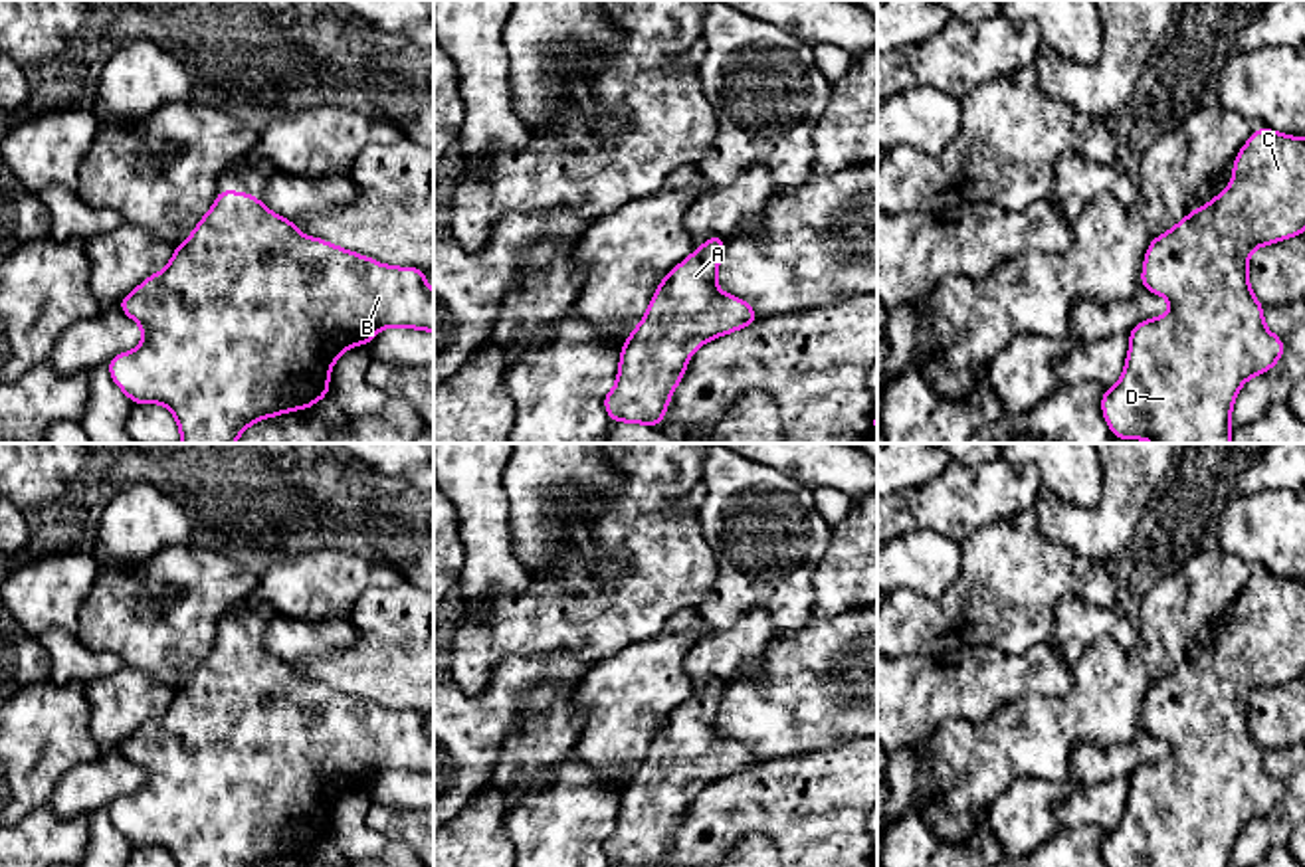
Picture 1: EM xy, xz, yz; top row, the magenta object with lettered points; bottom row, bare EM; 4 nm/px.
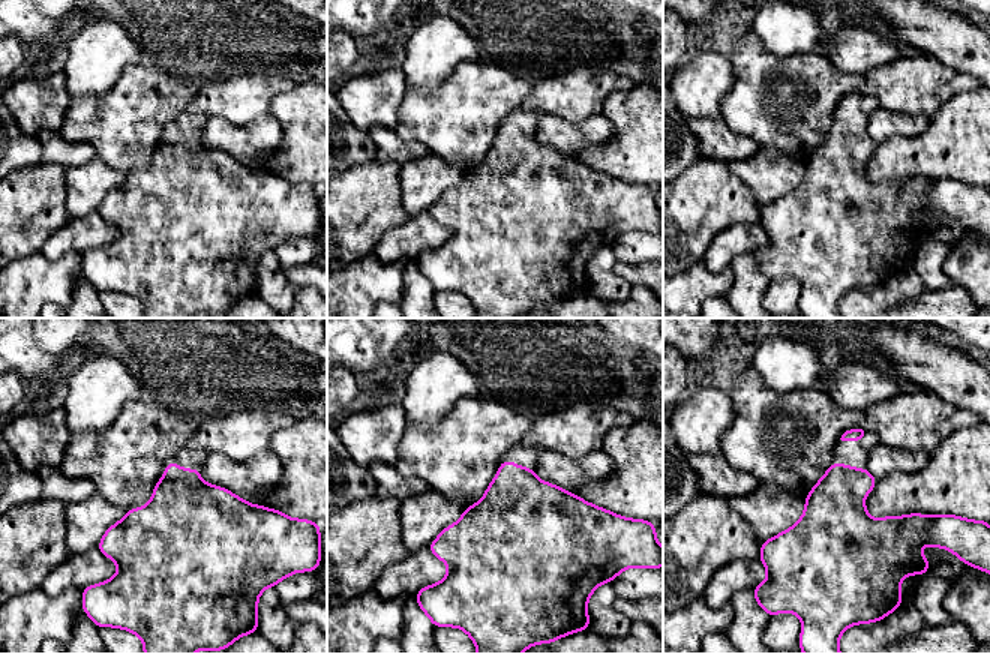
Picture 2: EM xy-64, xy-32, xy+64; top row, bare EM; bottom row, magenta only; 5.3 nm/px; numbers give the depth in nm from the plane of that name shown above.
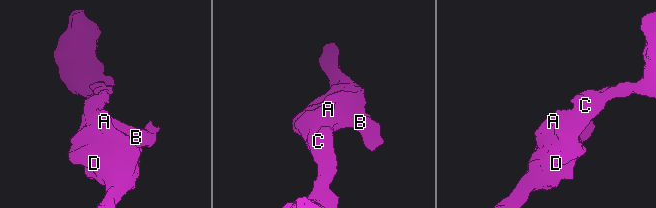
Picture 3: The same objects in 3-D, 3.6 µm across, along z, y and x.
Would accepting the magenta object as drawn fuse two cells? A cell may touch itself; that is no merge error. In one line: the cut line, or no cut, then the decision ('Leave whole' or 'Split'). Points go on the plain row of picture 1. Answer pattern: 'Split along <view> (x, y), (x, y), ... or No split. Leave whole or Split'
No split. Leave whole

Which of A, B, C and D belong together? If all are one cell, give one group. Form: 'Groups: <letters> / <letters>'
Groups: A B C D

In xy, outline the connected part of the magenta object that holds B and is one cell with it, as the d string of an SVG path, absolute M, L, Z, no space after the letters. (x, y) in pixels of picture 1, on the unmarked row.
M224 629L212 653L196 667L192 679L176 689L170 707L147 721L133 736L119 744L119 752L143 770L143 786L133 796L121 796L107 806L113 825L133 847L164 847L178 867L255 867L291 853L307 853L329 839L329 818L335 804L354 788L370 788L384 770L408 770L434 776L434 734L426 728L428 717L416 711L382 709L370 701L347 695L319 681L301 679L291 663L265 651L248 635L228 635Z

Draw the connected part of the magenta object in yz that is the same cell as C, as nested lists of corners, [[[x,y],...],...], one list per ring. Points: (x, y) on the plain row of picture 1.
[[[1259,570],[1236,600],[1232,620],[1224,637],[1147,691],[1141,726],[1166,740],[1170,754],[1129,776],[1123,819],[1101,841],[1107,867],[1230,867],[1242,827],[1279,806],[1285,788],[1263,768],[1248,705],[1259,689],[1305,677],[1305,582]]]

